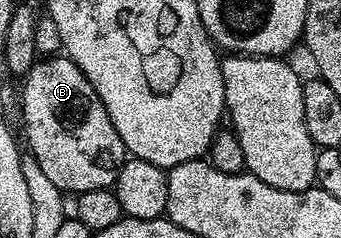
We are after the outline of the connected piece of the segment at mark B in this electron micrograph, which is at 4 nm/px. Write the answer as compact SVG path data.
M63 54L37 59L27 76L23 77L22 93L22 127L24 126L24 136L28 139L27 151L38 162L38 166L42 166L42 170L50 177L50 182L54 182L54 186L58 186L65 194L112 188L125 162L126 149L122 138L118 138L118 130L114 130L114 122L110 122L110 114L106 114L102 98L98 98L94 86L90 86L86 74L78 70L75 62Z

